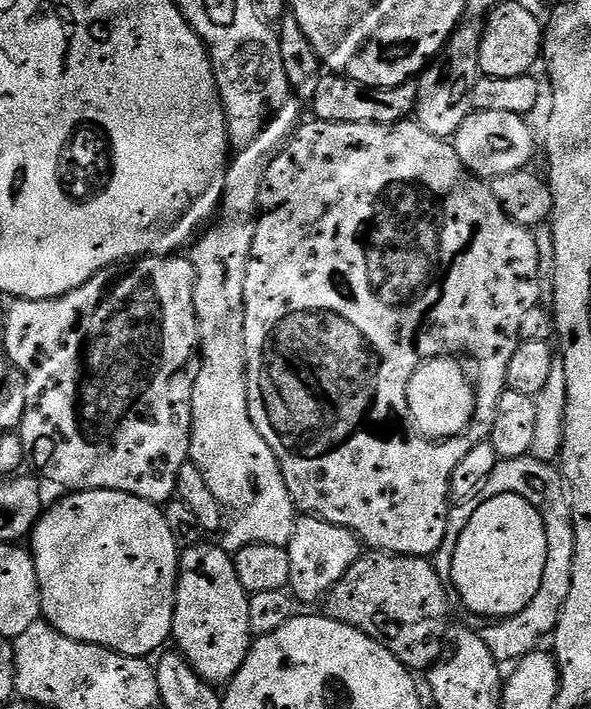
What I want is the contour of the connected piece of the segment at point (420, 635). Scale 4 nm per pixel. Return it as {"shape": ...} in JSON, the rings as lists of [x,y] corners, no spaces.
{"shape":[[[368,550],[357,558],[354,566],[350,566],[350,570],[346,570],[346,574],[342,574],[340,581],[328,591],[322,601],[322,612],[332,620],[362,630],[362,634],[386,646],[386,650],[390,650],[390,654],[394,654],[394,658],[398,658],[398,662],[402,662],[409,670],[428,670],[432,665],[439,664],[445,655],[444,643],[448,640],[447,591],[449,589],[435,572],[431,559]]]}

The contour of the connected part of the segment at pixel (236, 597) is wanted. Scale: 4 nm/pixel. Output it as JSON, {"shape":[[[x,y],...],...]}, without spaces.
{"shape":[[[209,542],[195,544],[180,552],[180,566],[176,577],[176,609],[172,619],[171,639],[176,640],[175,647],[180,655],[190,662],[190,666],[199,676],[213,686],[227,685],[233,680],[236,671],[246,662],[248,651],[252,649],[254,639],[250,630],[249,592],[238,582],[236,561],[223,547],[216,548]]]}

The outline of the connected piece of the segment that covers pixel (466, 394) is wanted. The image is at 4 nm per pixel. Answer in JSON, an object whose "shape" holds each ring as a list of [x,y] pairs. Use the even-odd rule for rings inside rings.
{"shape":[[[435,356],[433,360],[419,364],[408,383],[411,427],[428,440],[448,440],[451,436],[461,436],[468,431],[468,423],[476,413],[473,377],[464,373],[459,362],[461,363],[459,359],[452,356]]]}

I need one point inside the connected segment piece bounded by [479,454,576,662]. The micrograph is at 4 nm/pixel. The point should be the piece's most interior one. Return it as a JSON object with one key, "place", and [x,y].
{"place":[542,484]}

